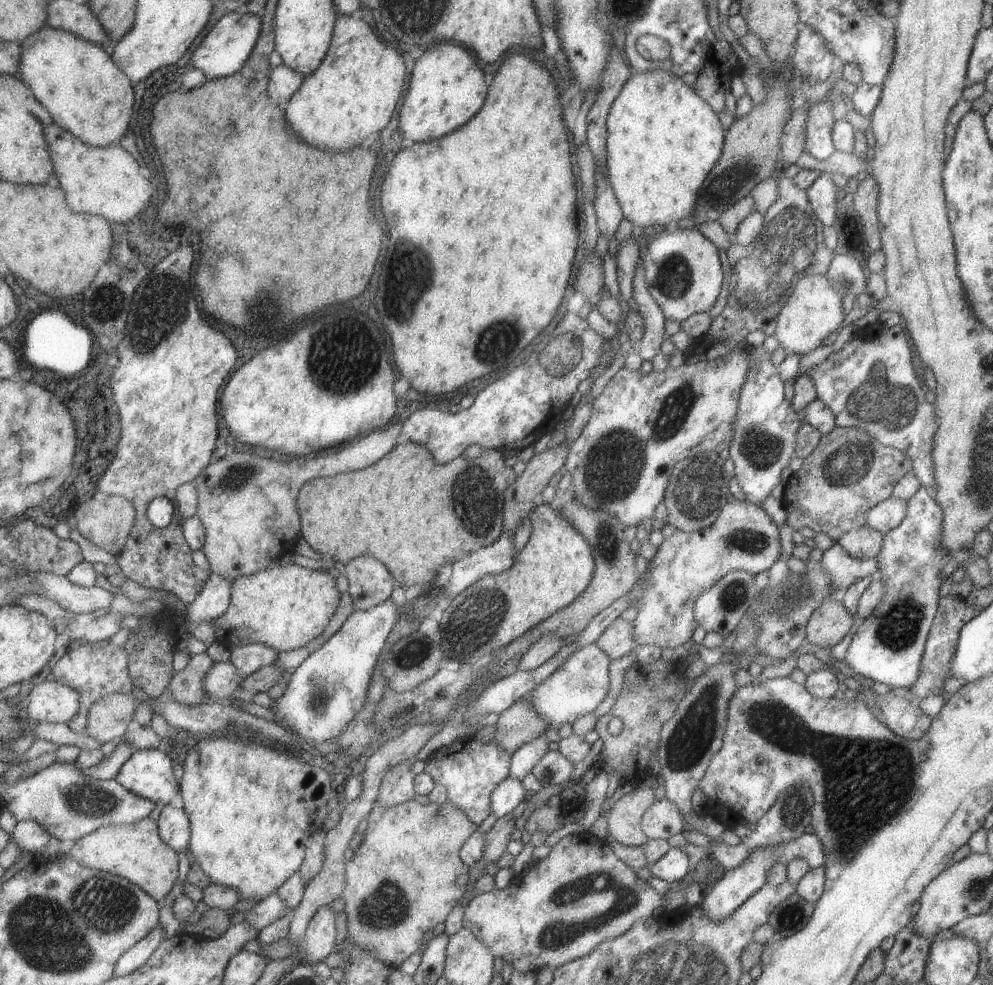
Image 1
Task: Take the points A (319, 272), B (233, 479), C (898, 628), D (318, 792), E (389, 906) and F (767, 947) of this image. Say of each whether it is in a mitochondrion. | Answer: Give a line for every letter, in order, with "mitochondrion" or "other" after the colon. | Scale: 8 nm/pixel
A: other
B: mitochondrion
C: mitochondrion
D: other
E: mitochondrion
F: other

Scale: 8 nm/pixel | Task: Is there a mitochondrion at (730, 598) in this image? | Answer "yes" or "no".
yes

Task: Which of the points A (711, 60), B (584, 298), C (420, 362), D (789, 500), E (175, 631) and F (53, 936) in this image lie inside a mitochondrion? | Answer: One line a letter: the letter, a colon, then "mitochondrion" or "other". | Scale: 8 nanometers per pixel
A: mitochondrion
B: other
C: other
D: other
E: other
F: mitochondrion

